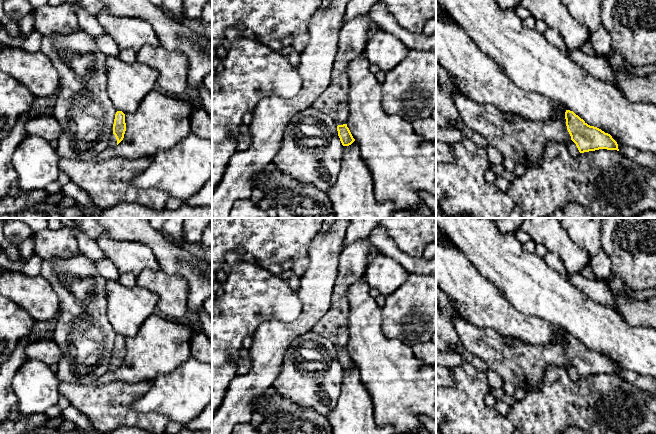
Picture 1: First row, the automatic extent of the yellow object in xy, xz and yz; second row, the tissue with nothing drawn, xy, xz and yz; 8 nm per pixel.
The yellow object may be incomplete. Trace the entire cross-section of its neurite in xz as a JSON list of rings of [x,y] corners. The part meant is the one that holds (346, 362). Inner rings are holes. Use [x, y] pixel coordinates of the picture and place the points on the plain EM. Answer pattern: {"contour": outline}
{"contour": [[[368,238],[356,241],[341,250],[331,305],[311,330],[336,346],[338,360],[343,370],[349,370],[355,365],[346,348],[349,339],[347,294],[349,287],[364,277],[371,248],[372,244]]]}

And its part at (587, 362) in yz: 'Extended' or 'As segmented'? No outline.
Extended

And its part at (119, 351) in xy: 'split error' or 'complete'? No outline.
split error

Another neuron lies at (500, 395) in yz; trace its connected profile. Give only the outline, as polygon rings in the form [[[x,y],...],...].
[[[489,388],[489,392],[491,395],[493,395],[496,399],[496,401],[503,401],[507,403],[508,405],[513,405],[516,401],[513,396],[508,395],[503,388],[501,389],[493,389]]]

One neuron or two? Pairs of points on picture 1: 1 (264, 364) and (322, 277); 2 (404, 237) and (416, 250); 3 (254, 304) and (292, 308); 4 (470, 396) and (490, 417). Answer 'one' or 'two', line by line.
1: one
2: one
3: one
4: one

